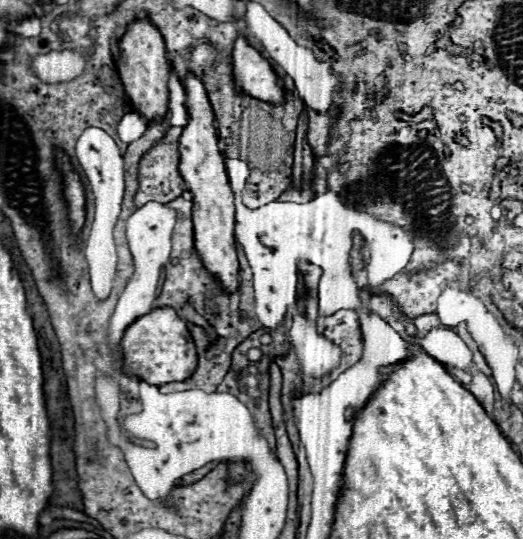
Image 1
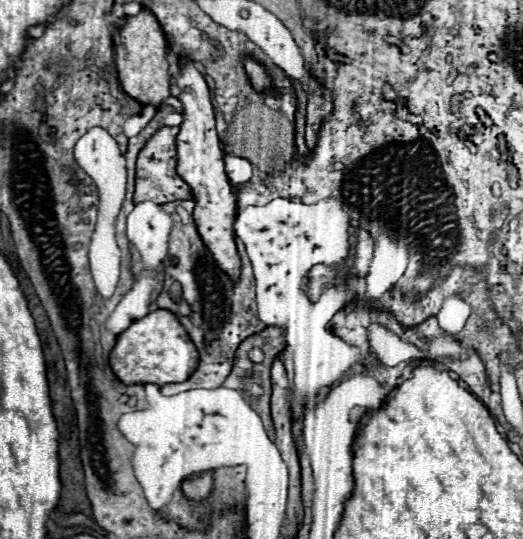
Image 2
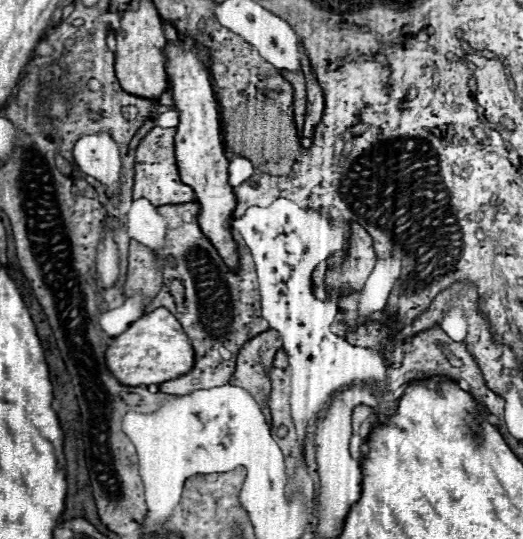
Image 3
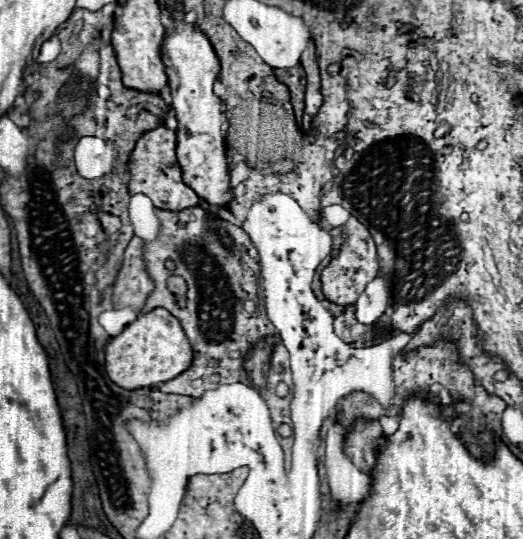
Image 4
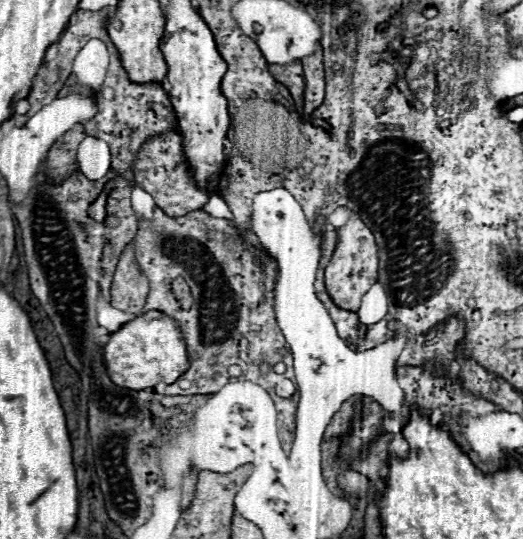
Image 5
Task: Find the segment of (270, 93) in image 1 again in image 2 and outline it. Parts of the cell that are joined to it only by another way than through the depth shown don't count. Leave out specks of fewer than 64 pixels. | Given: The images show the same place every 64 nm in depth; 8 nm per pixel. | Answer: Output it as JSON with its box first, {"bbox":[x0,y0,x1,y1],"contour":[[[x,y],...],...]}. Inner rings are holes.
{"bbox":[244,60,270,92],"contour":[[[246,60],[246,62],[244,62],[244,68],[246,68],[246,72],[248,72],[250,80],[252,80],[252,86],[254,86],[256,90],[264,92],[264,90],[270,88],[270,78],[268,78],[264,66],[260,66],[260,64],[254,62],[254,60]]]}

